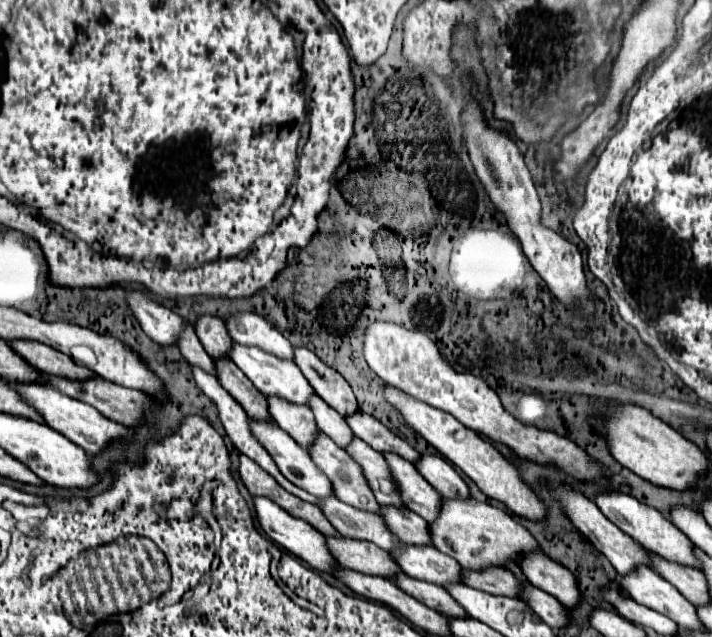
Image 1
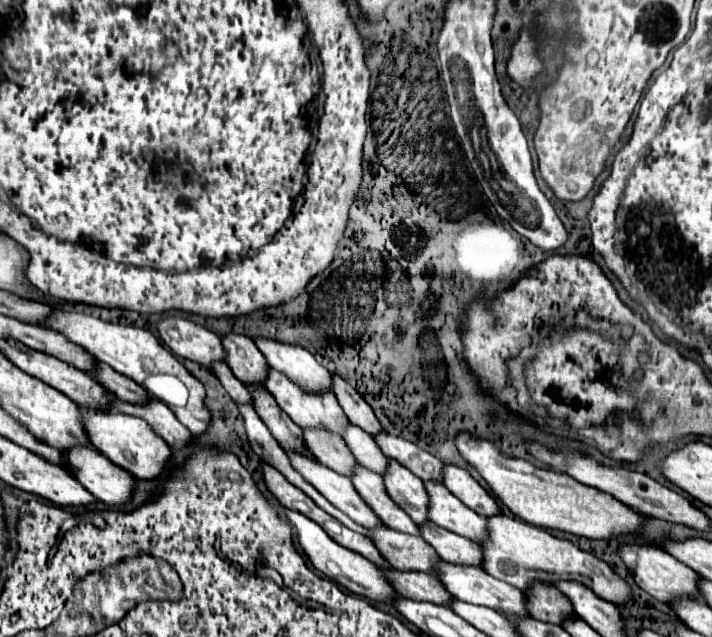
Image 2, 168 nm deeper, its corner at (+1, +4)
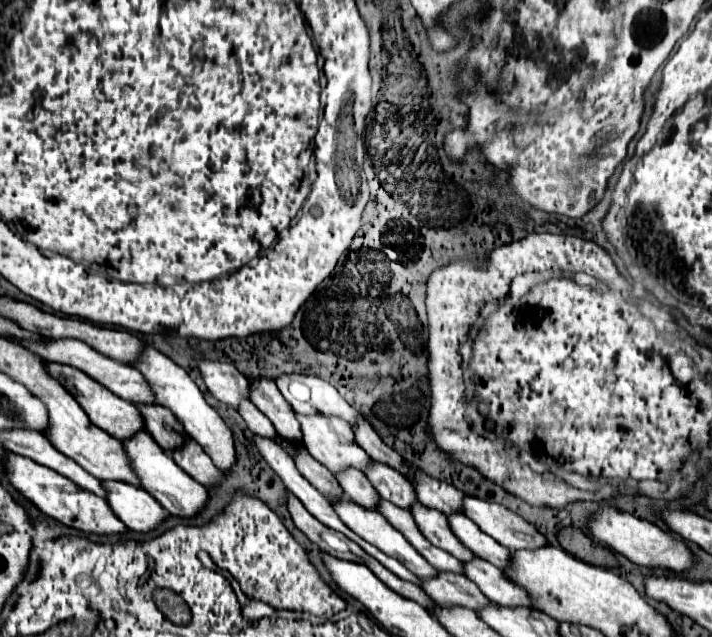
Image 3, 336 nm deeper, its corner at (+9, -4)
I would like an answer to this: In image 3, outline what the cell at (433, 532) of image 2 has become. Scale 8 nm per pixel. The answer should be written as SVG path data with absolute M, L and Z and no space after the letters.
M473 559L465 563L465 575L479 585L479 589L497 605L505 607L533 607L533 601L525 597L525 589L517 589L505 573L501 573L499 567L483 561L483 559Z

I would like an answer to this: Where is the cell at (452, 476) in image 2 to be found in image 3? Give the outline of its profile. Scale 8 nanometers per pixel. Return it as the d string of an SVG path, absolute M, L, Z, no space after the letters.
M465 497L465 515L503 547L537 549L537 545L549 543L545 535L541 535L531 523L505 505L487 503L477 497Z

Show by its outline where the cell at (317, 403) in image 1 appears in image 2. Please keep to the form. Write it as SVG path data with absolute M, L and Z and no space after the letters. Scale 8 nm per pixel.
M347 423L345 431L341 433L343 441L349 445L349 451L353 453L353 457L367 469L375 471L375 473L383 473L387 467L387 457L381 453L381 449L377 447L377 443L373 441L373 437L365 431L361 431L357 425Z

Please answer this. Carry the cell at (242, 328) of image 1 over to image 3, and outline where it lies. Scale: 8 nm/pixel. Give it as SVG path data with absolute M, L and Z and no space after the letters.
M283 375L277 379L277 387L291 403L295 413L325 413L357 423L359 413L337 393L337 389L317 375Z

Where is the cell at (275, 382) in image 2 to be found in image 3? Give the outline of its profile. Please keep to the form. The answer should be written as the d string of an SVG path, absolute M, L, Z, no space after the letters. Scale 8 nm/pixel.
M297 415L301 429L303 429L303 443L305 449L309 449L309 453L313 453L313 457L317 457L317 461L321 461L331 473L341 473L349 467L355 467L359 471L367 471L369 465L373 463L373 459L357 445L353 429L349 427L349 423L341 421L339 417L325 417L325 415Z

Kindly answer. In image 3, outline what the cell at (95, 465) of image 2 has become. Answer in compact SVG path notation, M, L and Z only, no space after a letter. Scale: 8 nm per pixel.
M103 481L103 485L107 489L107 503L129 529L149 533L165 521L163 505L145 489L121 481Z

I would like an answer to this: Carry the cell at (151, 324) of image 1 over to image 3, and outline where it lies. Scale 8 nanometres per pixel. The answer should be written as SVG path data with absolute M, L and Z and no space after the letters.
M199 361L201 375L207 389L215 399L237 409L237 405L249 399L249 381L229 363L219 361Z

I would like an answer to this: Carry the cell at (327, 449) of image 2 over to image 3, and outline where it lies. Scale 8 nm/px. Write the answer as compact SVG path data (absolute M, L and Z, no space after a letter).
M347 469L345 473L337 475L337 481L339 481L339 485L345 491L345 495L351 501L357 501L357 505L365 505L365 509L377 511L377 505L379 505L381 497L379 497L375 487L369 483L369 479L361 471Z

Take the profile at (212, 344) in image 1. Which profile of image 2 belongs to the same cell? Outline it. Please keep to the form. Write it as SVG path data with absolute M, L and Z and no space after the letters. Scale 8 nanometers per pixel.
M223 335L221 345L225 349L225 363L243 383L259 383L263 385L265 375L265 357L259 349L255 349L253 341L245 335Z

